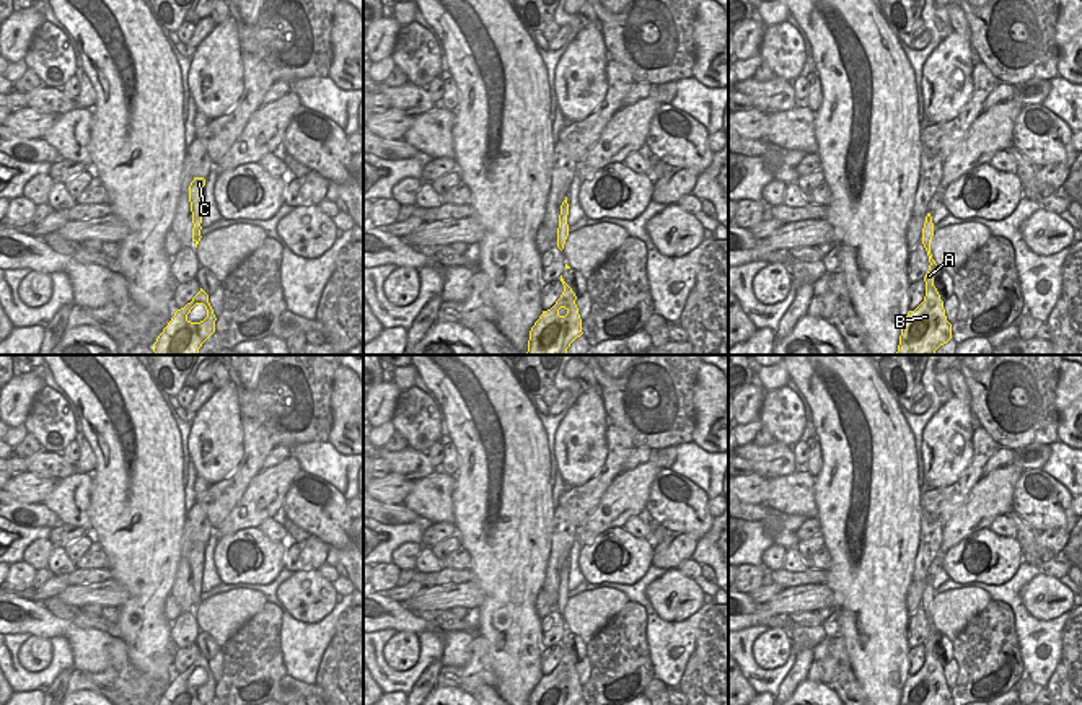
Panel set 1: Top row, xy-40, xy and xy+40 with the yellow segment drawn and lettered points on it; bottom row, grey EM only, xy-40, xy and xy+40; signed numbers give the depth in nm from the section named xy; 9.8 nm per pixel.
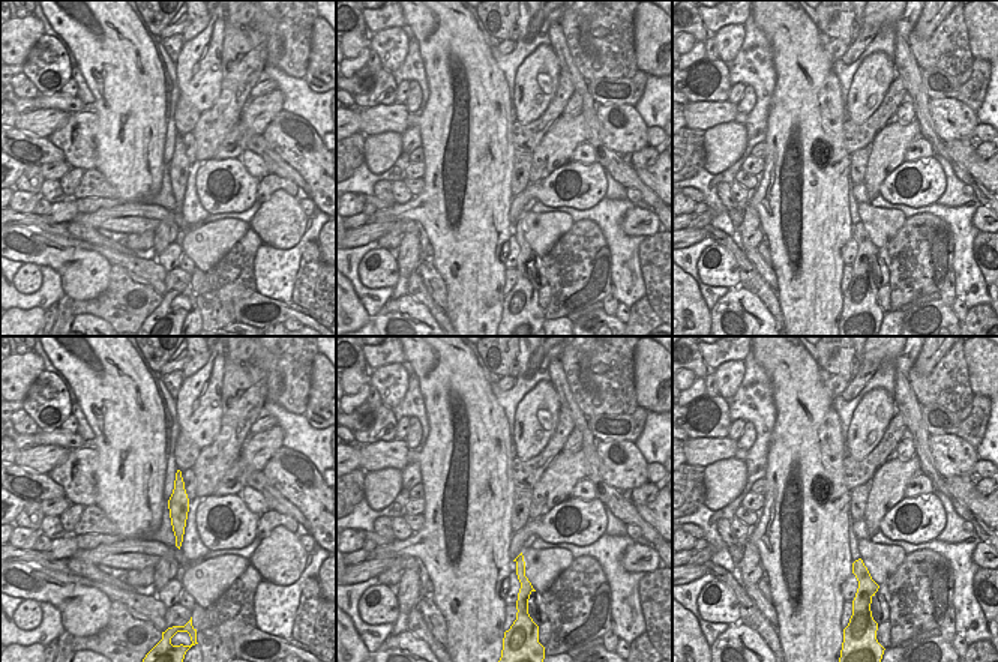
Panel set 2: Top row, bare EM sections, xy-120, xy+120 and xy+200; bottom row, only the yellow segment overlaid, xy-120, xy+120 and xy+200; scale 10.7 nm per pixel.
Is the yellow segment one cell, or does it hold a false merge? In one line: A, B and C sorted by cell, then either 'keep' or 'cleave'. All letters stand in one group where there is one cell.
A B C; keep

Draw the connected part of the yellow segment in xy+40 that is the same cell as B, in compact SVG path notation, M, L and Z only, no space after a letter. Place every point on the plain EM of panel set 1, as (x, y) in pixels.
M930 578L926 581L922 593L922 609L929 620L929 635L924 642L926 661L924 666L909 676L901 694L899 705L950 705L952 689L947 685L943 666L934 651L934 637L940 633L930 619L930 604L934 601L934 588Z

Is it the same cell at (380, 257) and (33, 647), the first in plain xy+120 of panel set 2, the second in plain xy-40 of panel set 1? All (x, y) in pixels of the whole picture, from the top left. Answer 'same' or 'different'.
same

